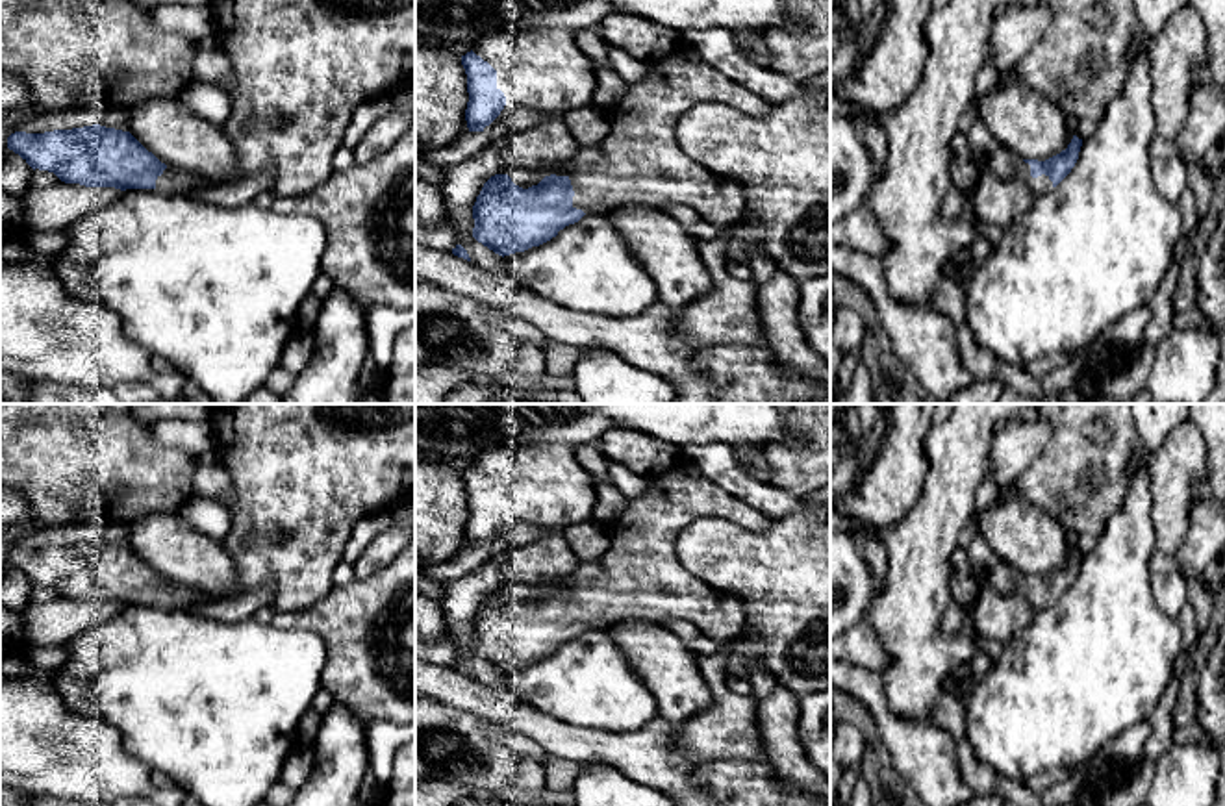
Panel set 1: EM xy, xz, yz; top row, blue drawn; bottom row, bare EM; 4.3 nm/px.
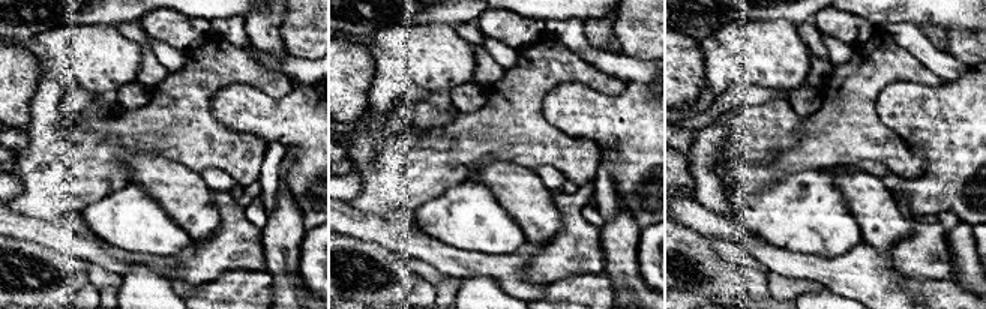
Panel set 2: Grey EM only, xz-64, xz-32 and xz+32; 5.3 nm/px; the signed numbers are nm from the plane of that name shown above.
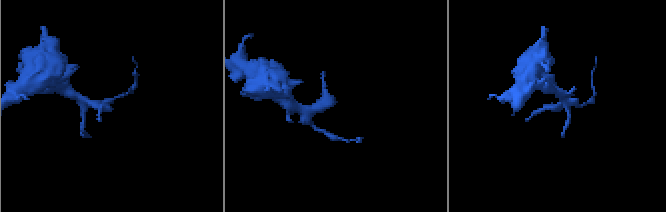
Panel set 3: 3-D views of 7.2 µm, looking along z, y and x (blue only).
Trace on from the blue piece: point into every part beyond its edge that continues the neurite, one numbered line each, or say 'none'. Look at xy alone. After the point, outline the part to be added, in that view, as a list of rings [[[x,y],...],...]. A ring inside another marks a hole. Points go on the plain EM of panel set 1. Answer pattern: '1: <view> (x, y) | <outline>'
1: xy (173, 595) | [[[167,582],[161,591],[156,595],[156,604],[161,608],[202,608],[204,604],[209,604],[215,600],[211,595],[206,595],[195,587],[189,586],[178,586],[172,582]]]

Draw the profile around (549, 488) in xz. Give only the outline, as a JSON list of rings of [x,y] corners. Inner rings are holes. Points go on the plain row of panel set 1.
[[[575,447],[497,448],[473,458],[473,467],[506,489],[515,517],[536,532],[563,532],[593,515],[597,480],[578,463]]]

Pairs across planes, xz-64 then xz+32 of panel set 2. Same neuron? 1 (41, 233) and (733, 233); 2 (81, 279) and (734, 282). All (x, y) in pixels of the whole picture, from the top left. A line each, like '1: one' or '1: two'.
1: one
2: one

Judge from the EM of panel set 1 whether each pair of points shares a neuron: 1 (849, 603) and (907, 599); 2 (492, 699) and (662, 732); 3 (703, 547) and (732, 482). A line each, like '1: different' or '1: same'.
1: different
2: same
3: different

